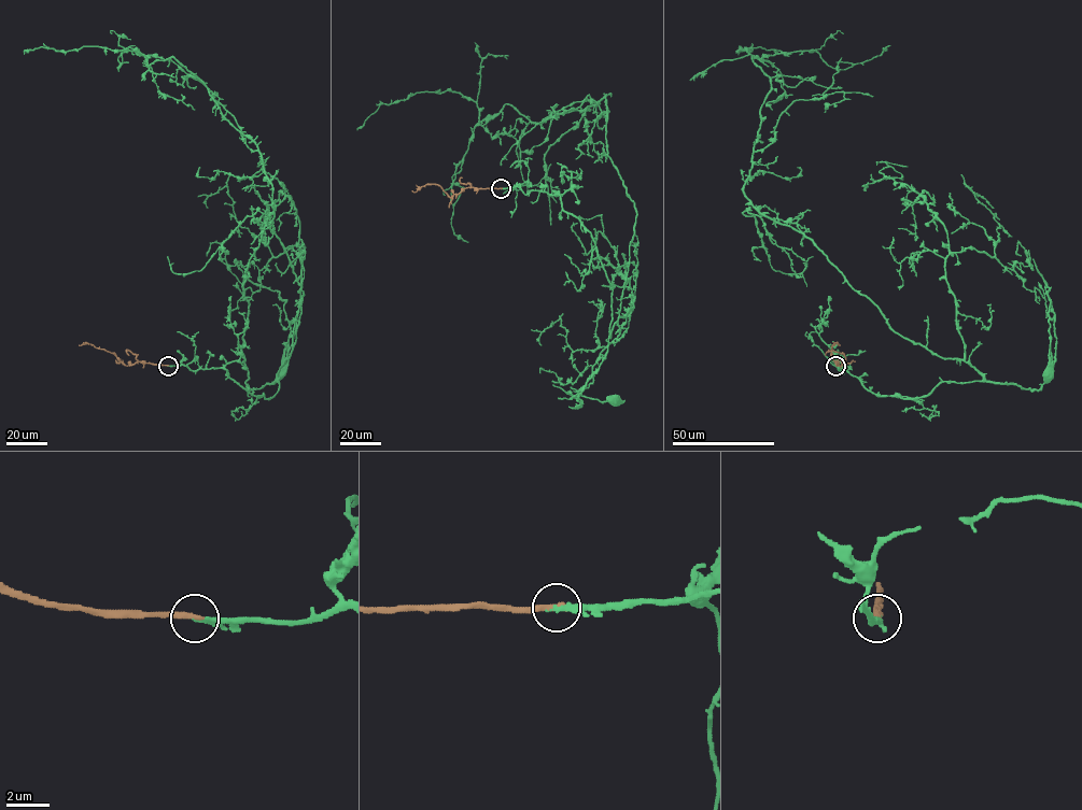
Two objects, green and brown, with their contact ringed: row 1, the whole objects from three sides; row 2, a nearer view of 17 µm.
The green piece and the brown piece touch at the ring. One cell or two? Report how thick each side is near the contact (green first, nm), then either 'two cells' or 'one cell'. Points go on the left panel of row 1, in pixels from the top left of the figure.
calibres 240 and 320 nm; one cell

